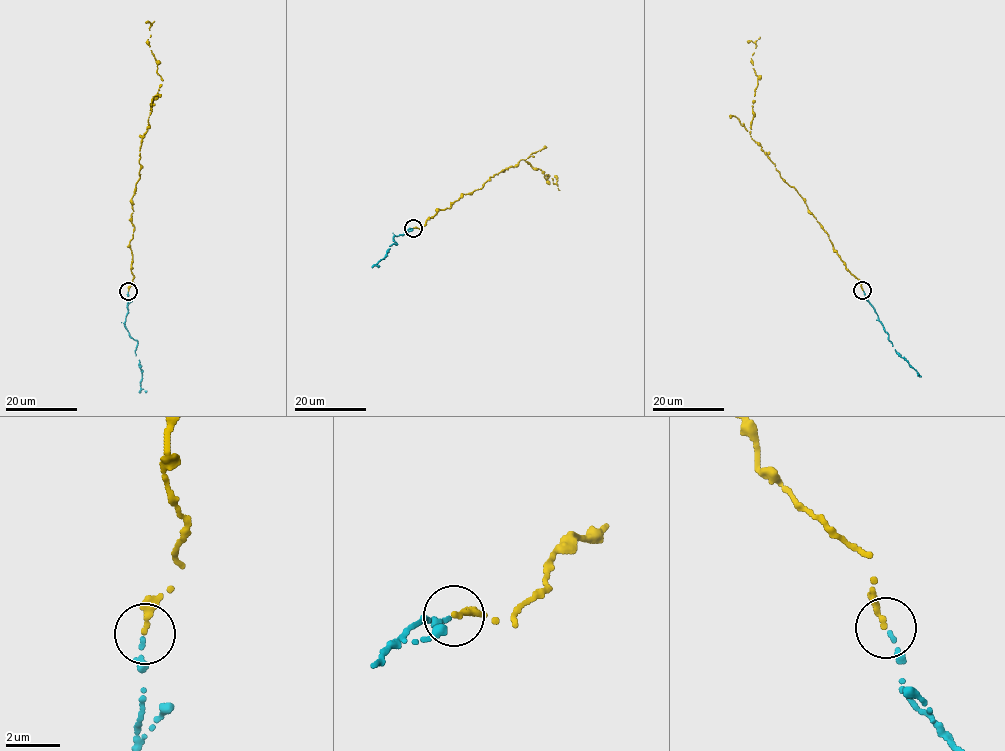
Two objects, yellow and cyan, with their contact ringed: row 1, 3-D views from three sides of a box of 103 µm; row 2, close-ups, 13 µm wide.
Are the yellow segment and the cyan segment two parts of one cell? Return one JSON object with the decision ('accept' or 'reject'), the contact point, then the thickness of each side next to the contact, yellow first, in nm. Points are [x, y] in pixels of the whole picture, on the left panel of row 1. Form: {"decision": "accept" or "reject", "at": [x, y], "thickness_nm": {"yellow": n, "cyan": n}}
{"decision": "accept", "at": [128, 291], "thickness_nm": {"yellow": 200, "cyan": 150}}

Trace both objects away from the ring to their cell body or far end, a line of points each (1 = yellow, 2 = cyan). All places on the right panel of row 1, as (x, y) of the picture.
1: (863, 290), (805, 200), (752, 139), (758, 77), (751, 59), (756, 44), (748, 42)
2: (863, 291), (896, 352), (917, 374)

